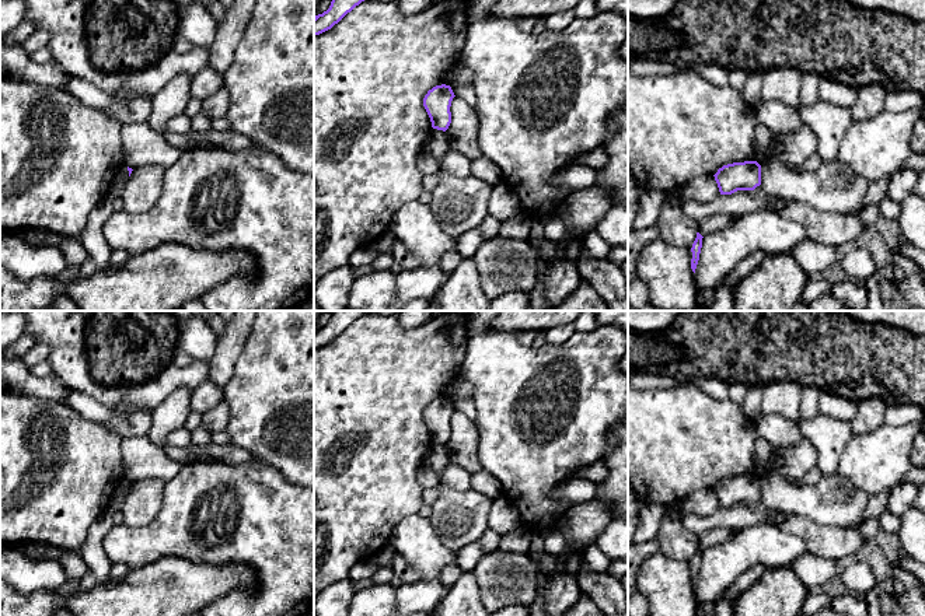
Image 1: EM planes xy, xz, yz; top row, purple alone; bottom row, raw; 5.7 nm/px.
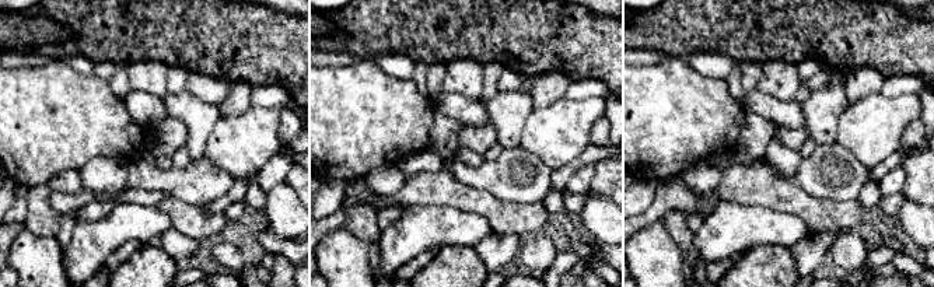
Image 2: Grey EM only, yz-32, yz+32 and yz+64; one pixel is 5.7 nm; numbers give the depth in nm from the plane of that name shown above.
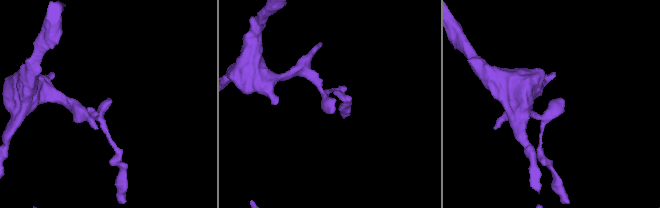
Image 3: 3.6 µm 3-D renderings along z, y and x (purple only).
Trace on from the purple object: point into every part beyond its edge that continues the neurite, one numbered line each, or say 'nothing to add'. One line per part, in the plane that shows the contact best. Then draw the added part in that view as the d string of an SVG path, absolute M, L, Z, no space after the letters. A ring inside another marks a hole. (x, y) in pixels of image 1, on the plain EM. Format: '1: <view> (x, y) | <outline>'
nothing to add

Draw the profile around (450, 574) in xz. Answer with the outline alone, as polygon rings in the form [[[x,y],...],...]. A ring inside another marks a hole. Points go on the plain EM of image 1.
[[[447,566],[440,575],[440,581],[444,585],[444,588],[448,591],[455,581],[458,580],[461,574],[461,570],[458,566]]]

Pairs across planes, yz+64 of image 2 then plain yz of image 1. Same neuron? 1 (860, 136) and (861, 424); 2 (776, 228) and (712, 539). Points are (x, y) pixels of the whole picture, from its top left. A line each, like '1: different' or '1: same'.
1: different
2: different

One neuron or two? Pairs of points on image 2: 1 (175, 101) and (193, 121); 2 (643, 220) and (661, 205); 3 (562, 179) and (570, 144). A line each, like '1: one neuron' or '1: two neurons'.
1: one neuron
2: one neuron
3: two neurons

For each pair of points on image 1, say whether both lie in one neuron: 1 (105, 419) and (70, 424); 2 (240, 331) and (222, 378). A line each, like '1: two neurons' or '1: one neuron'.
1: two neurons
2: one neuron

